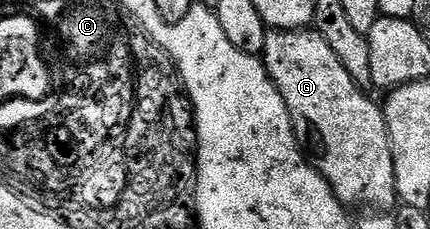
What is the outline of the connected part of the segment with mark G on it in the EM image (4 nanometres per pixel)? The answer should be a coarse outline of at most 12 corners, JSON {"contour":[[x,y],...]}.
{"contour":[[313,28],[260,57],[347,208],[399,201],[383,107]]}

